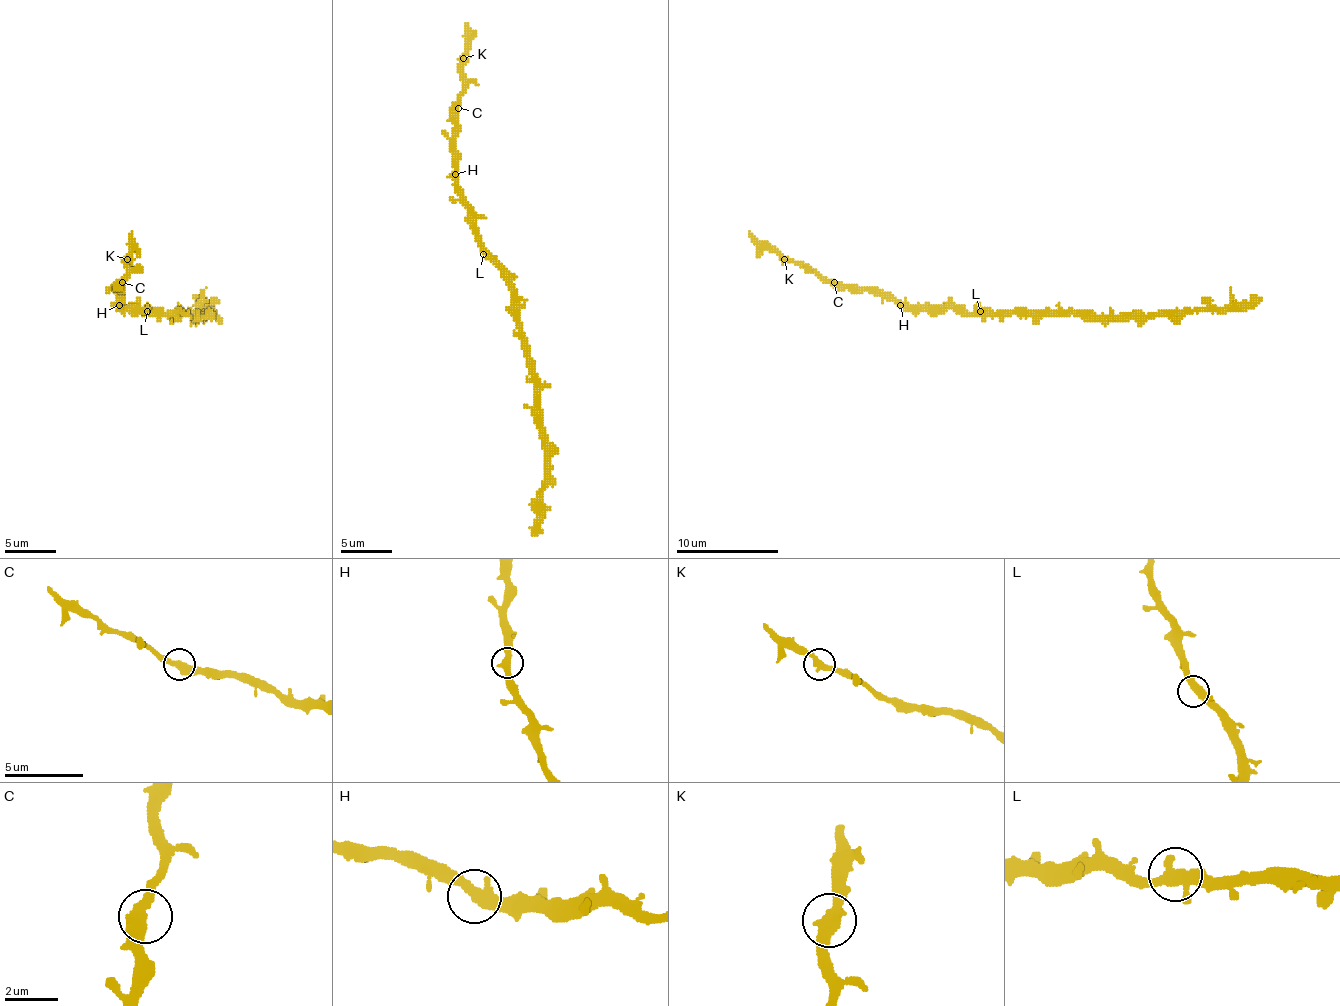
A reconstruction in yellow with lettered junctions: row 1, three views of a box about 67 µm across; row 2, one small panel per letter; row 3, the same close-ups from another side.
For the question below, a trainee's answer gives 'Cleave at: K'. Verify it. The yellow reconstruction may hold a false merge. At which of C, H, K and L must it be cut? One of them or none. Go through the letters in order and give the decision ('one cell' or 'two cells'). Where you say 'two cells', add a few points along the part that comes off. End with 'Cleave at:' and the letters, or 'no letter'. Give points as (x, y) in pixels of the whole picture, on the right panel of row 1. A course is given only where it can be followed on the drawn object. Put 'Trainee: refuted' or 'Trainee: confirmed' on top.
Trainee: refuted
C: one cell
H: one cell
K: one cell
L: one cell
Cleave at: no letter

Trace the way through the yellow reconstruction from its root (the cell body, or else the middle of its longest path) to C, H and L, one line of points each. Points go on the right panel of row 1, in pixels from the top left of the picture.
C: (992, 313), (962, 313), (954, 308), (913, 308), (900, 305), (869, 290), (849, 290), (834, 282)
H: (992, 313), (962, 313), (954, 308), (900, 305)
L: (992, 313), (980, 311)

